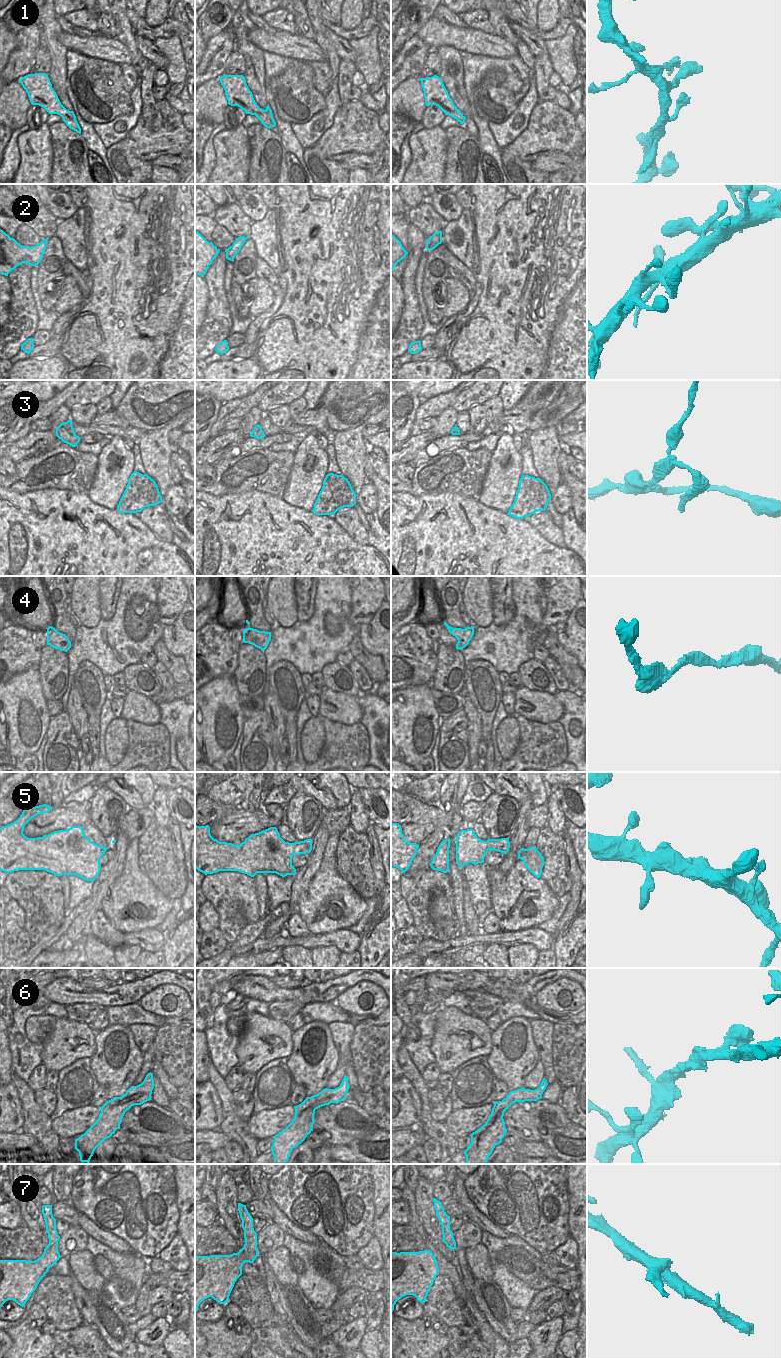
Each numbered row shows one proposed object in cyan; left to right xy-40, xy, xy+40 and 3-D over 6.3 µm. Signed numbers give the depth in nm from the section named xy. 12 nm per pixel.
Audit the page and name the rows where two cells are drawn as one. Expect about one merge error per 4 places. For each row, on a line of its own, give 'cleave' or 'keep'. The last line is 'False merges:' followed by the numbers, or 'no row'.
1: keep
2: keep
3: cleave
4: keep
5: keep
6: keep
7: keep
False merges: 3

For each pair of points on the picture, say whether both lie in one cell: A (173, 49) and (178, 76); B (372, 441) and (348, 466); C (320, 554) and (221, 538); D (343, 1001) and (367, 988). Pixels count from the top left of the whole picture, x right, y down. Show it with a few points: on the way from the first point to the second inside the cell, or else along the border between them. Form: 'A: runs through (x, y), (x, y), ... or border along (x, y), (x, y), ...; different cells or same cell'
A: runs through (175, 56), (176, 69); same cell
B: border along (364, 439), (369, 448); different cells
C: runs through (295, 554), (246, 552); same cell
D: runs through (349, 1001), (353, 1001), (361, 993); same cell

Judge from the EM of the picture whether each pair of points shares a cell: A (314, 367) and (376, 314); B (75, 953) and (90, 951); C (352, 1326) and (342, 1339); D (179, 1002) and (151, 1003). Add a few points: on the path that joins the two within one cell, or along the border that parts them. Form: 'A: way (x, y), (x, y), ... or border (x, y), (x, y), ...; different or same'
A: way (329, 352), (361, 324); same
B: border (82, 951), (85, 957); different
C: way (350, 1329), (345, 1336); same
D: way (173, 1008), (168, 1012), (158, 1005); same

